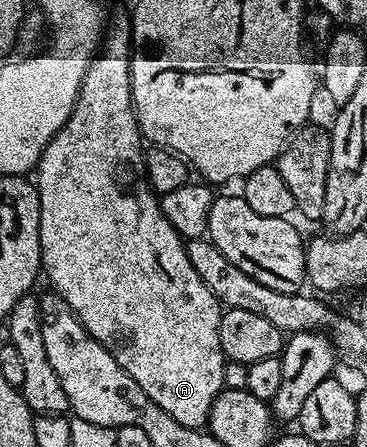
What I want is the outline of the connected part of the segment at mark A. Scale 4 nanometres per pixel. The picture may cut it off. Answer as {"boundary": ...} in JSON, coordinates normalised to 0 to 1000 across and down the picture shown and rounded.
{"boundary":[[[346,38],[316,40],[308,49],[302,43],[292,51],[272,110],[251,141],[240,145],[213,224],[180,277],[142,306],[136,322],[125,322],[109,351],[106,374],[93,389],[93,414],[109,434],[109,584],[117,611],[125,622],[131,613],[131,631],[142,638],[134,642],[150,658],[169,662],[180,680],[191,680],[191,689],[213,707],[213,716],[234,734],[243,752],[267,761],[267,770],[278,770],[278,779],[289,779],[289,787],[300,787],[300,796],[322,805],[327,821],[371,852],[376,868],[387,868],[387,877],[398,877],[398,886],[409,886],[409,895],[420,895],[420,904],[431,904],[431,913],[441,913],[441,922],[474,931],[474,940],[485,940],[485,949],[496,949],[510,962],[540,962],[564,955],[572,913],[589,888],[599,884],[599,875],[613,870],[610,812],[616,803],[605,787],[605,770],[594,761],[594,725],[605,687],[599,673],[572,653],[572,644],[550,635],[550,617],[529,609],[529,591],[518,591],[512,579],[504,535],[490,530],[474,501],[452,492],[436,463],[436,443],[406,416],[392,385],[395,342],[398,327],[387,315],[371,248],[360,242],[360,54]]]}

